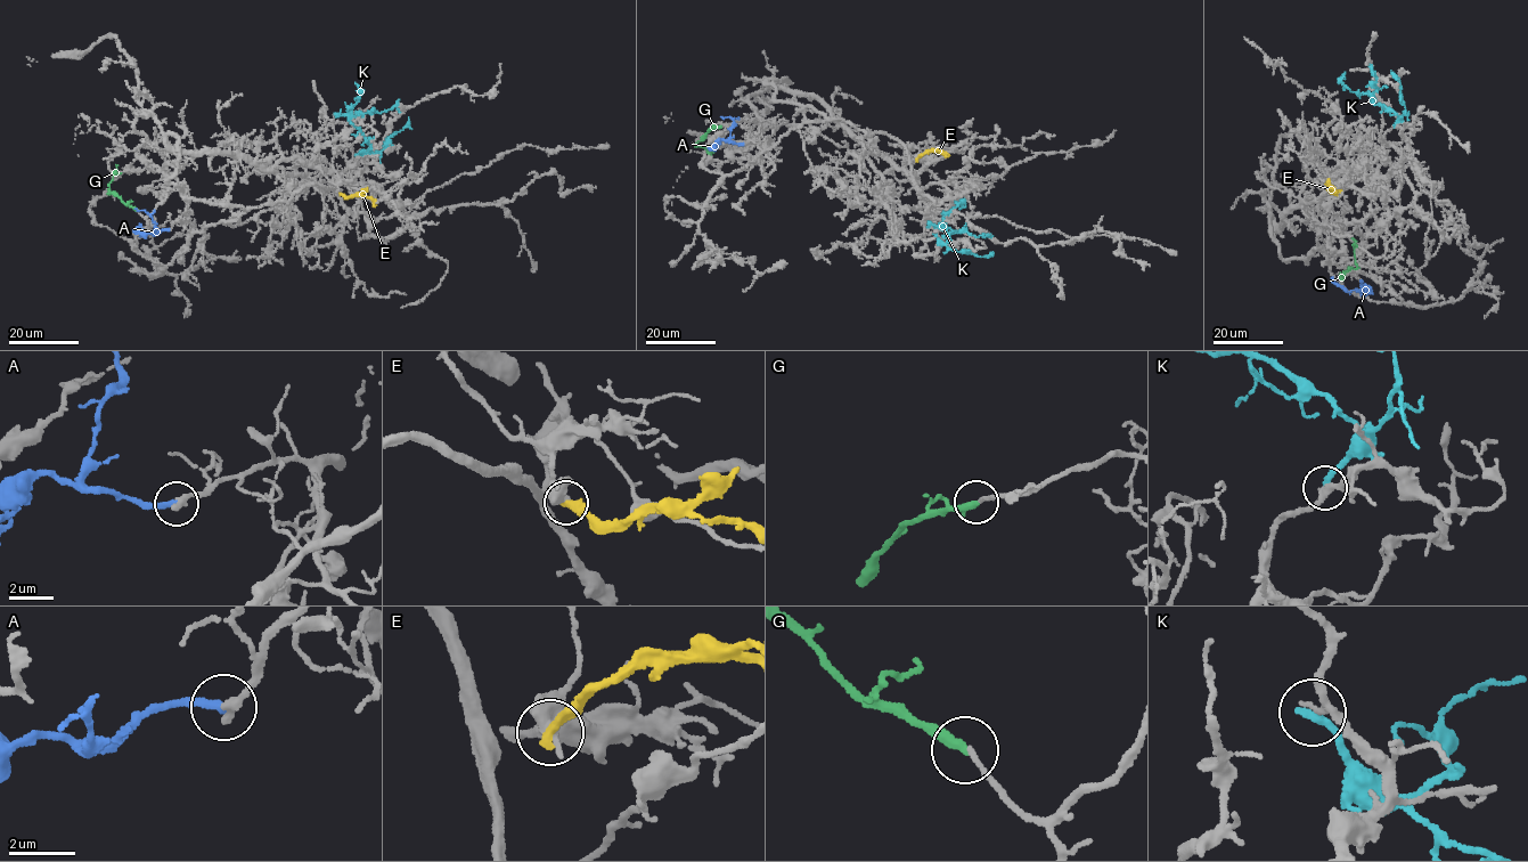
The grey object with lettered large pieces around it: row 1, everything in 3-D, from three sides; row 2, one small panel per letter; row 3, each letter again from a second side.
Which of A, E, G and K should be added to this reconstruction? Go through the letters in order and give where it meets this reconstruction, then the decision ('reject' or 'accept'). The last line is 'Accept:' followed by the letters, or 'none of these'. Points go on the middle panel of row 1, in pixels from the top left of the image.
A: contact (743, 144); accept
E: contact (916, 159); reject
G: contact (720, 127); reject
K: contact (934, 234); reject
Accept: A

